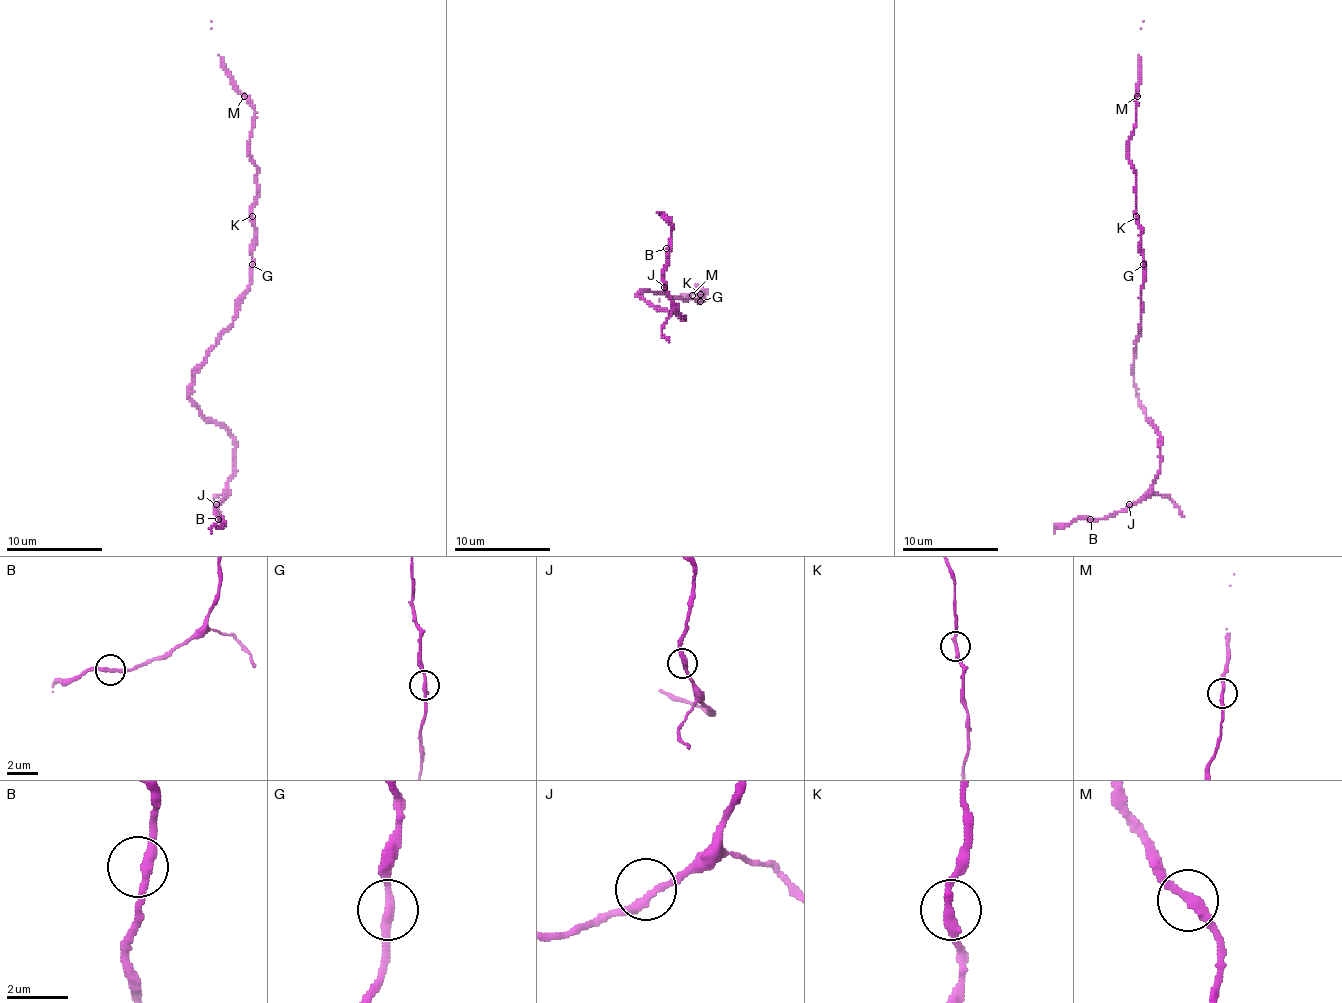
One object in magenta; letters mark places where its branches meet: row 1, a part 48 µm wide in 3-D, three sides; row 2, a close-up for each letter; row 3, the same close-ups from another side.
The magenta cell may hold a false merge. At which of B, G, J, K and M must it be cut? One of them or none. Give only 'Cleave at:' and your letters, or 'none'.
Cleave at: none

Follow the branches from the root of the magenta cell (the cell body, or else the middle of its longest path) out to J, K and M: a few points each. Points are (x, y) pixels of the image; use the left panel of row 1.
J: (233, 322), (194, 374), (189, 396), (206, 418), (216, 420), (228, 432), (235, 447), (235, 473), (216, 504)
K: (233, 322), (235, 300), (250, 283), (254, 247), (252, 216)
M: (233, 322), (235, 300), (250, 283), (254, 247), (257, 165), (250, 153), (254, 105), (245, 96)

